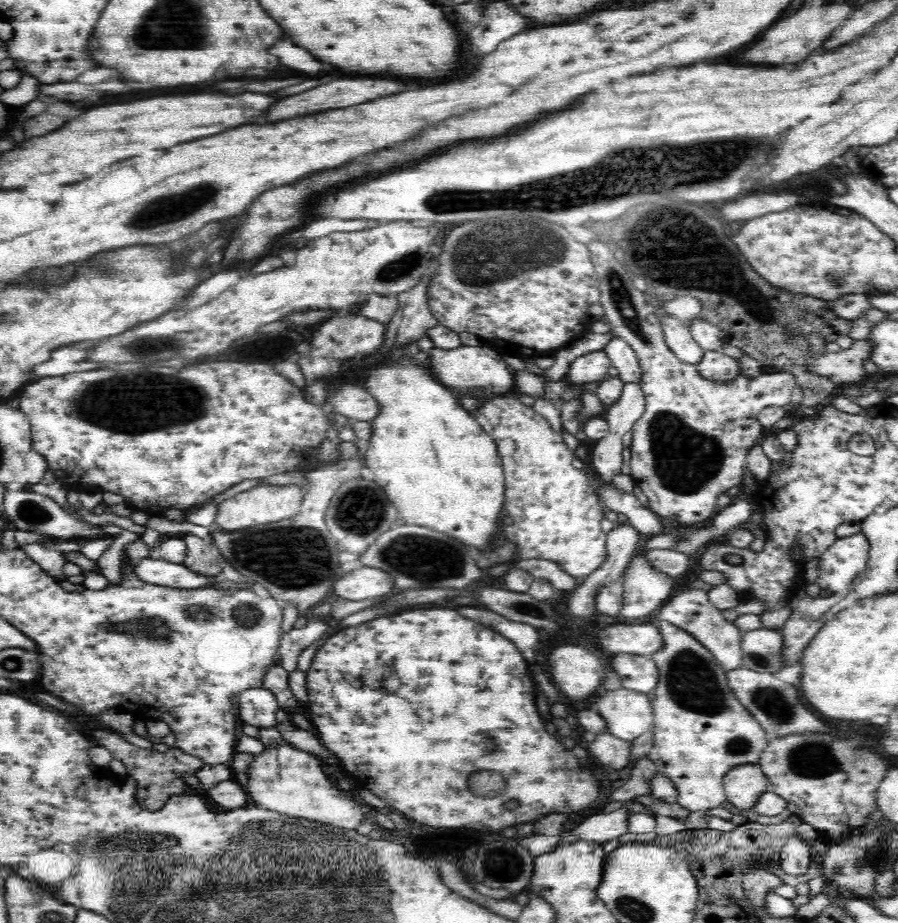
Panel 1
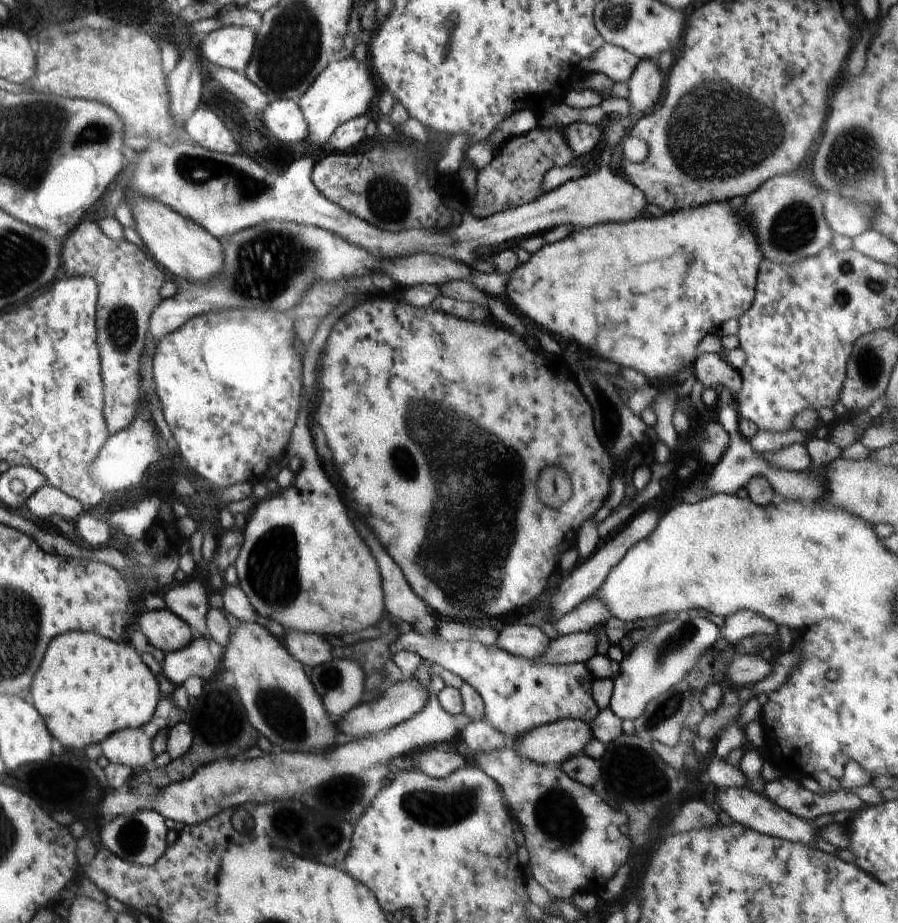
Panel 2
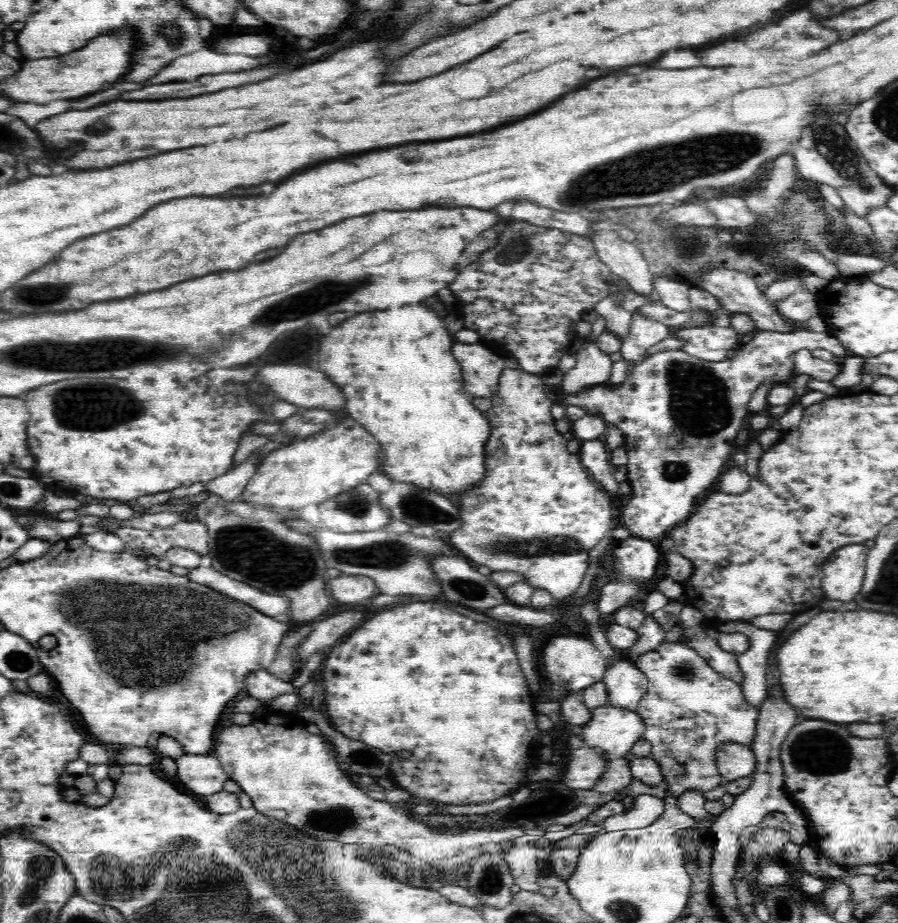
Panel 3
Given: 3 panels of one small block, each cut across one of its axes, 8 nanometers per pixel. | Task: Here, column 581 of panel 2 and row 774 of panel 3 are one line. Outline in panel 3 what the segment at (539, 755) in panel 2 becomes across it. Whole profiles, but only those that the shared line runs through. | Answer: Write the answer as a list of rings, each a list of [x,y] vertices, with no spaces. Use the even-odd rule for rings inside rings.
[[[720,744],[716,750],[717,770],[727,784],[744,776],[753,776],[756,762],[754,751],[745,744]]]

